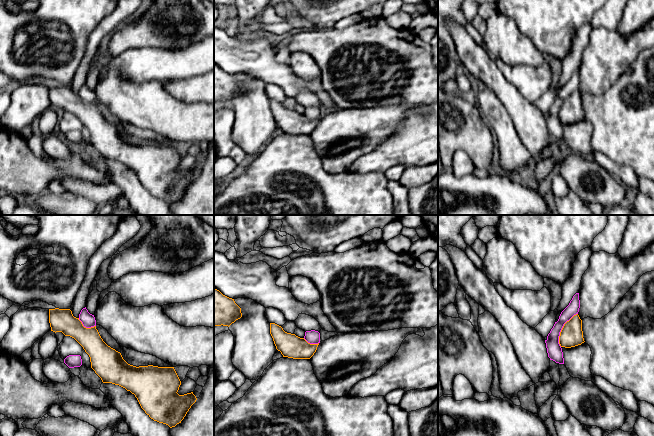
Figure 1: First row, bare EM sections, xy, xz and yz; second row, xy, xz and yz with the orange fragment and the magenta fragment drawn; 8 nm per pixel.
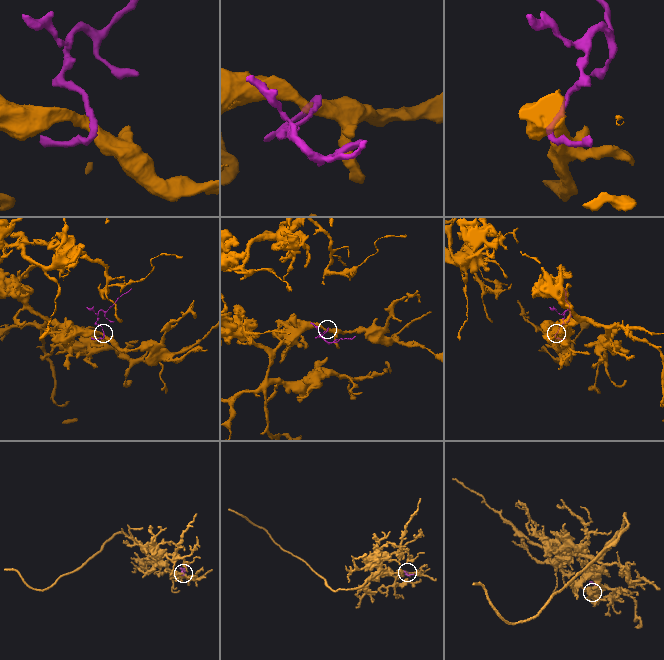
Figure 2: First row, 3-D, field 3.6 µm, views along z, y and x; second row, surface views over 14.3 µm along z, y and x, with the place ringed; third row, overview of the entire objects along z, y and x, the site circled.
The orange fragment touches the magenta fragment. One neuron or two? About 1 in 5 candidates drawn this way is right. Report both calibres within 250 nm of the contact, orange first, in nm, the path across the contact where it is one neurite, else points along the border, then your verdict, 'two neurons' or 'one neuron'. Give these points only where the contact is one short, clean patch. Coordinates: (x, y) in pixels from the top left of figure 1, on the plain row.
190/120 nm | along yz (577, 89), (564, 100), (559, 112), (560, 122) | two neurons

